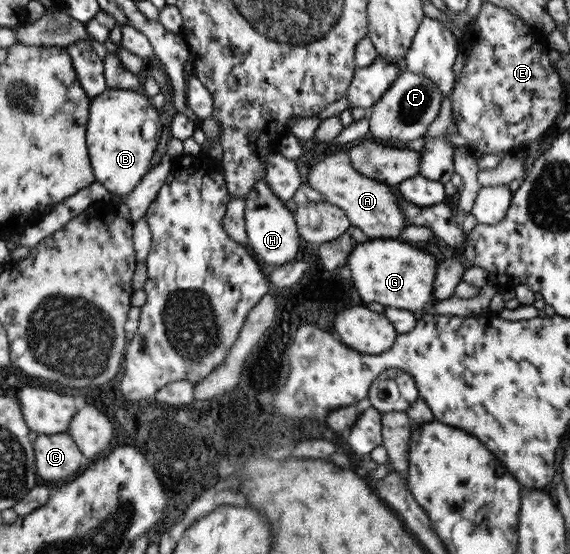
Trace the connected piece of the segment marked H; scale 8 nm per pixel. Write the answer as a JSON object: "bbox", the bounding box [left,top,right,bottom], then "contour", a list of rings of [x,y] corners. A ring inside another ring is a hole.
{"bbox":[244,177,299,265],"contour":[[[261,177],[244,197],[244,228],[251,251],[269,265],[283,265],[291,261],[299,249],[299,235],[292,213],[273,195]]]}

